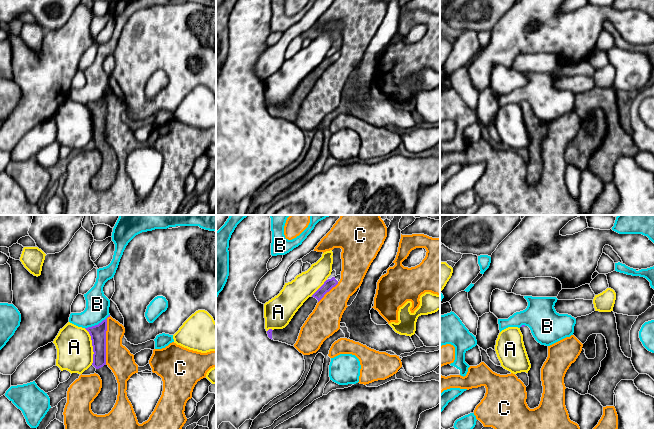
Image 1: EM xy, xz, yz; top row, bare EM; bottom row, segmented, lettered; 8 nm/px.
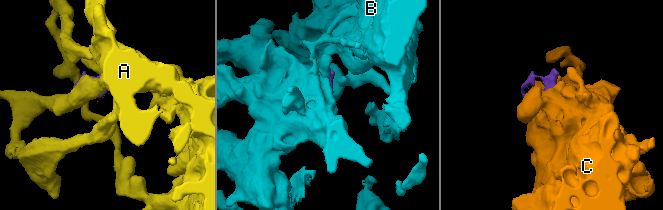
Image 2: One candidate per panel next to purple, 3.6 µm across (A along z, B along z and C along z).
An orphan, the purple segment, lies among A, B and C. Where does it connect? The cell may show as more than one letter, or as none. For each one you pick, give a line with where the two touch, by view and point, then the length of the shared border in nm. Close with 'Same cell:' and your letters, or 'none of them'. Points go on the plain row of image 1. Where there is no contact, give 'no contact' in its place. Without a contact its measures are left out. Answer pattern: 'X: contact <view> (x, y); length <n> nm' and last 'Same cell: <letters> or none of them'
Same cell: none of them

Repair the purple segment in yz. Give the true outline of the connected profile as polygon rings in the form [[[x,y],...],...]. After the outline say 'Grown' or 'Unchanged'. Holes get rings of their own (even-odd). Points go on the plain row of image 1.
[[[522,101],[520,107],[531,140],[531,144],[527,149],[529,161],[526,163],[526,179],[530,185],[534,185],[539,182],[543,169],[541,144],[548,133],[548,122],[538,119],[528,102]]]. Grown

